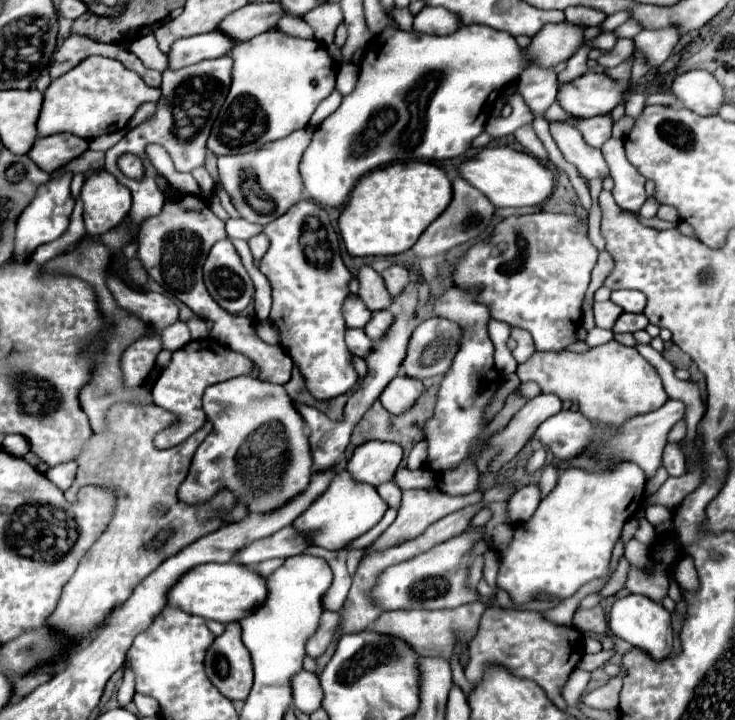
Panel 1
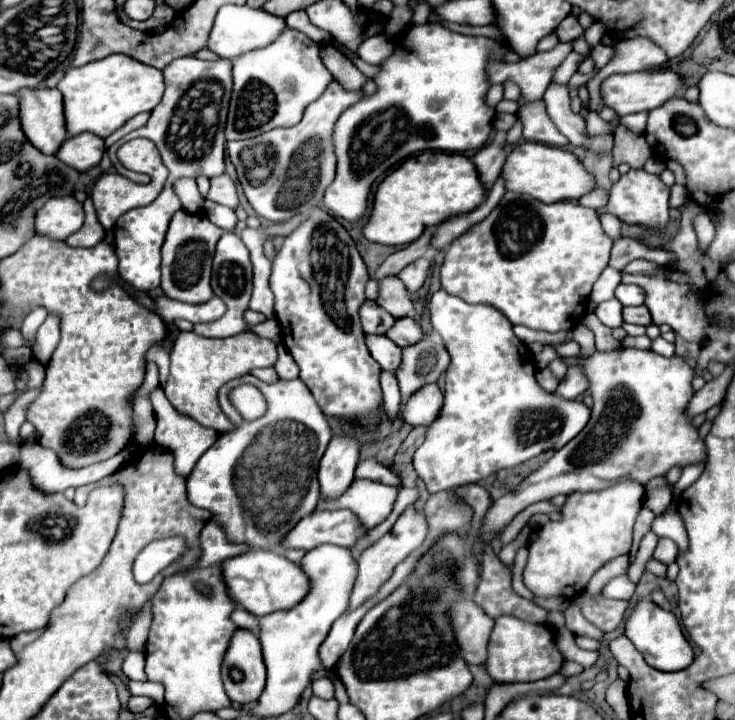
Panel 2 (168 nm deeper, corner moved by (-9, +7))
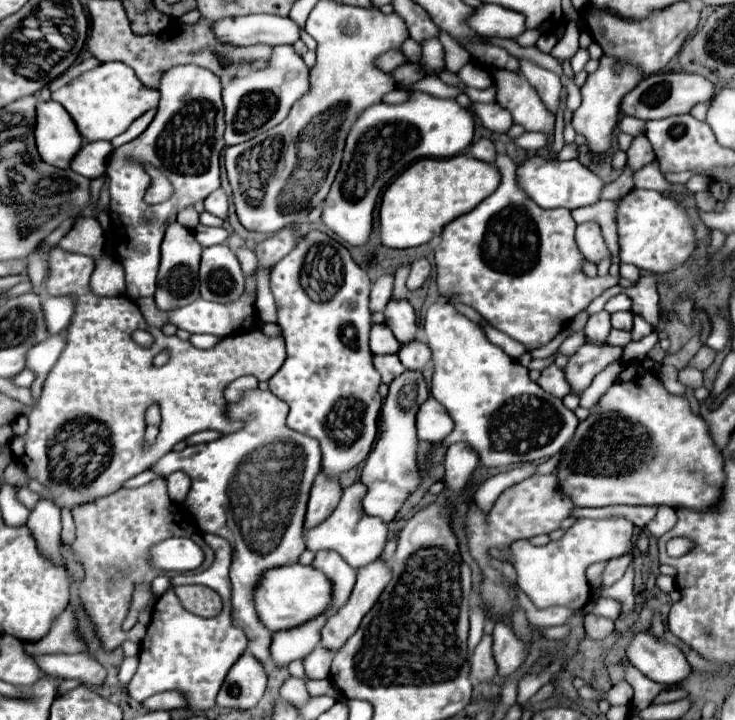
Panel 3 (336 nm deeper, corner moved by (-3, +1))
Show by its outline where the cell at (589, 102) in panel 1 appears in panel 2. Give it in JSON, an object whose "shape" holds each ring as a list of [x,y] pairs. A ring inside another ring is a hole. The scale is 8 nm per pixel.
{"shape":[[[661,69],[661,71],[641,71],[641,73],[627,73],[627,75],[611,75],[609,79],[603,81],[603,101],[607,107],[615,109],[619,117],[629,115],[629,113],[639,113],[639,111],[651,111],[657,109],[659,105],[667,103],[673,97],[679,97],[681,91],[685,89],[685,79],[671,71],[671,69]]]}

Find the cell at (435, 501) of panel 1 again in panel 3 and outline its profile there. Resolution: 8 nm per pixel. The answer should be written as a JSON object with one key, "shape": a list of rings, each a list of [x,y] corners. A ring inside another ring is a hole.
{"shape":[[[381,557],[357,569],[357,583],[349,601],[333,617],[329,617],[321,629],[321,645],[337,651],[341,643],[345,643],[345,639],[357,631],[361,619],[375,605],[391,577],[391,567]]]}

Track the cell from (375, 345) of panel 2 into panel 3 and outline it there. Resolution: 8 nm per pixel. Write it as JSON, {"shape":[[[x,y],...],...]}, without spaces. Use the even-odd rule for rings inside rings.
{"shape":[[[373,355],[373,367],[379,371],[381,381],[385,385],[391,383],[393,377],[401,375],[401,371],[405,371],[405,367],[397,359],[397,355]]]}

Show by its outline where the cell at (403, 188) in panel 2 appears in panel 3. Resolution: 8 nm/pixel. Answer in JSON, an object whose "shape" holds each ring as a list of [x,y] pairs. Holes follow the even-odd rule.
{"shape":[[[455,155],[451,159],[419,159],[407,167],[383,193],[379,207],[379,237],[385,247],[407,249],[417,247],[441,235],[443,227],[453,219],[473,211],[501,183],[497,167],[481,163],[471,155]]]}

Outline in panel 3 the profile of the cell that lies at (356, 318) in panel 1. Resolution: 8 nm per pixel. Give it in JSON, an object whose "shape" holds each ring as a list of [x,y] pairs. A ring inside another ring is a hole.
{"shape":[[[371,325],[371,337],[369,337],[371,351],[381,355],[381,353],[397,353],[399,341],[395,339],[393,331],[389,331],[387,325]]]}

